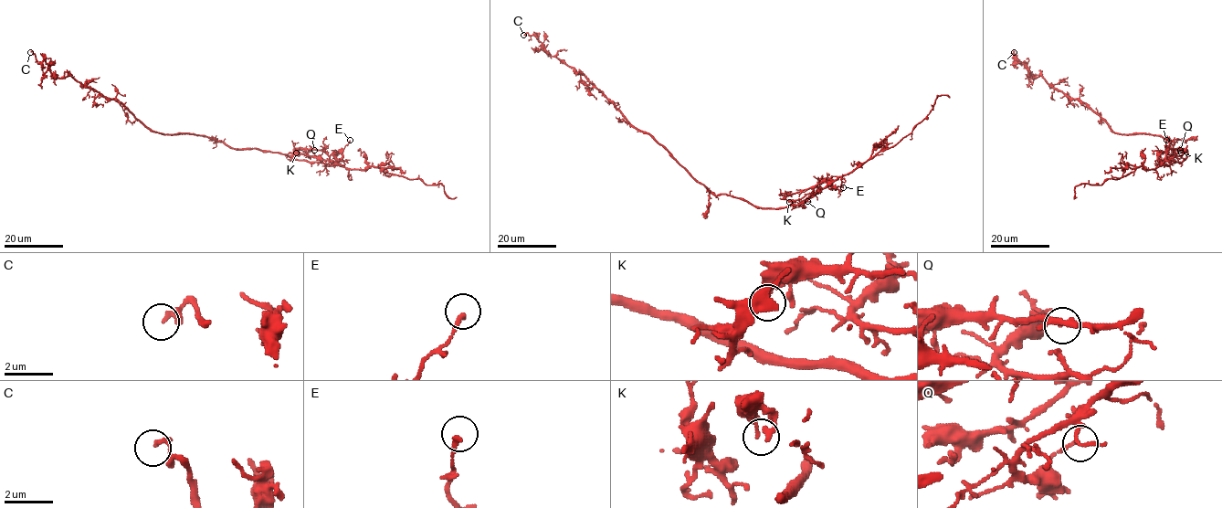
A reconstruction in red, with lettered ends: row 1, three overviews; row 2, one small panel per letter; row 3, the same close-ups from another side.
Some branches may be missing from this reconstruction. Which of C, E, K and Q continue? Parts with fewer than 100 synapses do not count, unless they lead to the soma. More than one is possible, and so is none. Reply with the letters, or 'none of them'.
none of them

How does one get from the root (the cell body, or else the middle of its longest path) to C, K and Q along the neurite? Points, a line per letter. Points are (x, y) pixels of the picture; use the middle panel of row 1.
C: (721, 194), (713, 195), (662, 145), (637, 130), (583, 74), (550, 57), (537, 36), (523, 35)
K: (721, 194), (743, 198), (760, 207), (783, 208), (808, 200), (827, 182), (821, 182), (815, 193), (789, 202)
Q: (721, 194), (743, 198), (760, 207), (783, 208), (808, 200), (827, 182), (819, 183), (800, 204), (807, 201)

